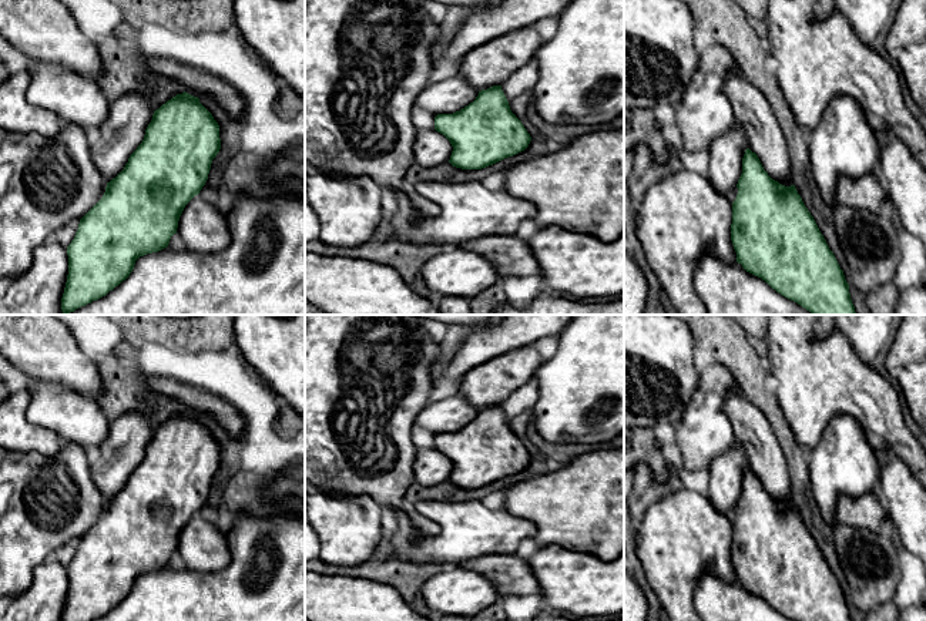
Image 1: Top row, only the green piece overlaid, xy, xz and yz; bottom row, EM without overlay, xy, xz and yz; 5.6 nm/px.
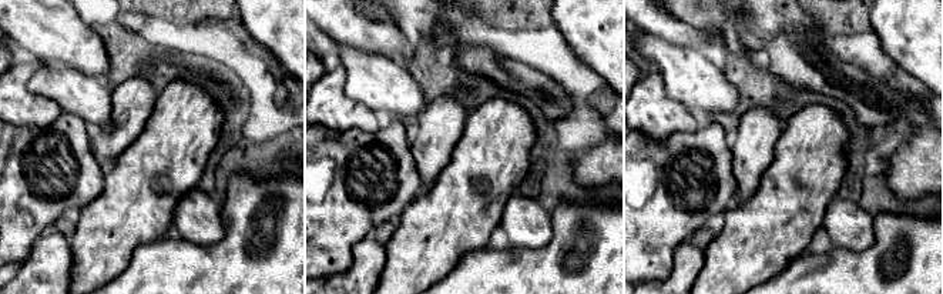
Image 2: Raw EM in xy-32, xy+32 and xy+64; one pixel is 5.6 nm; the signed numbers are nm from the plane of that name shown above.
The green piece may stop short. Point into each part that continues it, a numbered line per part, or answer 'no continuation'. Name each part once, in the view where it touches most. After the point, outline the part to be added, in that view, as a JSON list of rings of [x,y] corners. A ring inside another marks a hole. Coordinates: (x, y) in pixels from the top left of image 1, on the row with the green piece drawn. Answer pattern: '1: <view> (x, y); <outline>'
1: xy (117, 138); [[[140,93],[125,94],[110,105],[108,117],[90,147],[91,158],[105,182],[124,169],[130,155],[142,142],[152,114],[148,100]]]

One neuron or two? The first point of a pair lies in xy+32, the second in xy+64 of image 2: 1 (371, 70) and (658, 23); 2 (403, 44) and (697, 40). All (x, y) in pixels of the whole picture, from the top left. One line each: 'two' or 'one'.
1: two
2: one

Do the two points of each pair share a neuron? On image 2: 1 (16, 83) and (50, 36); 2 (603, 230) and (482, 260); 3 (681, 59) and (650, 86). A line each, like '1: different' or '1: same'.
1: different
2: same
3: different

